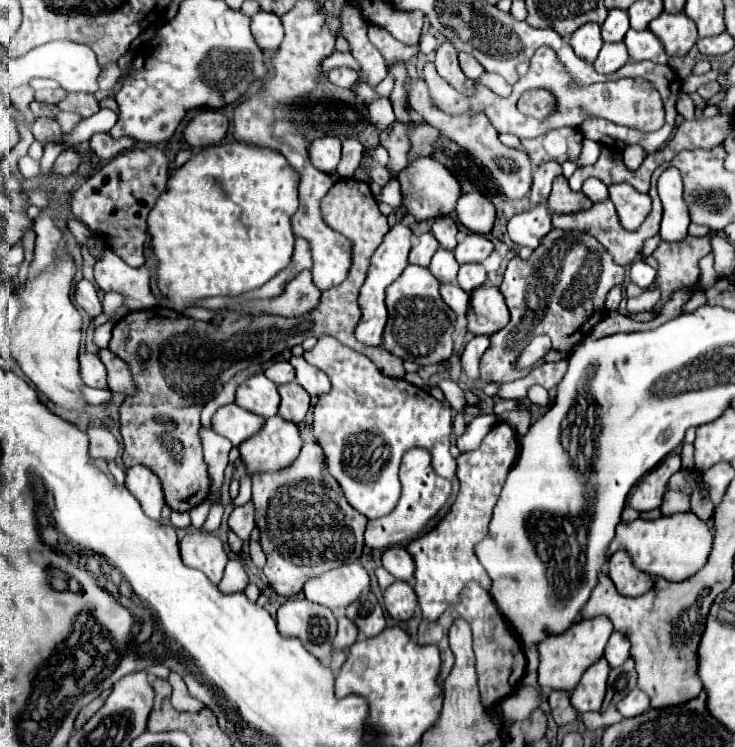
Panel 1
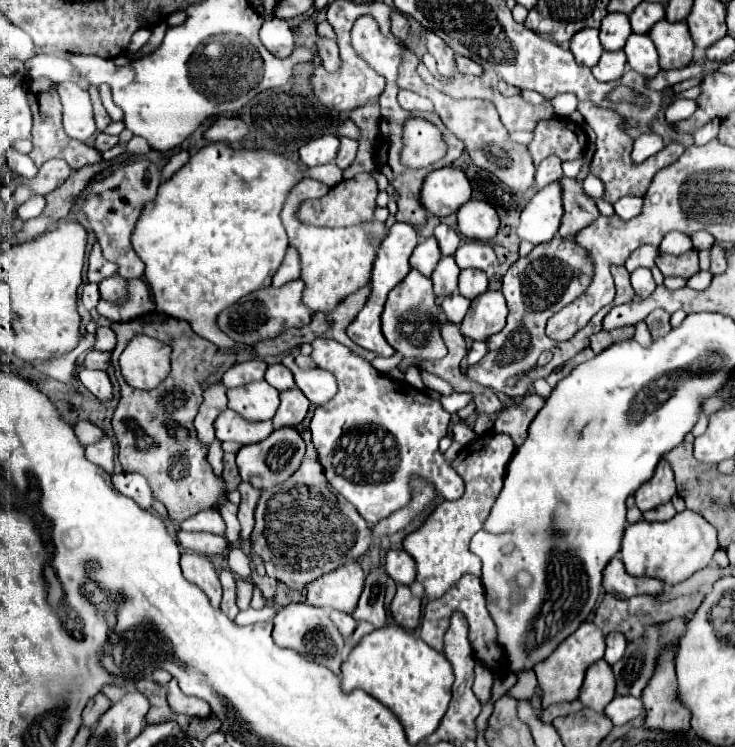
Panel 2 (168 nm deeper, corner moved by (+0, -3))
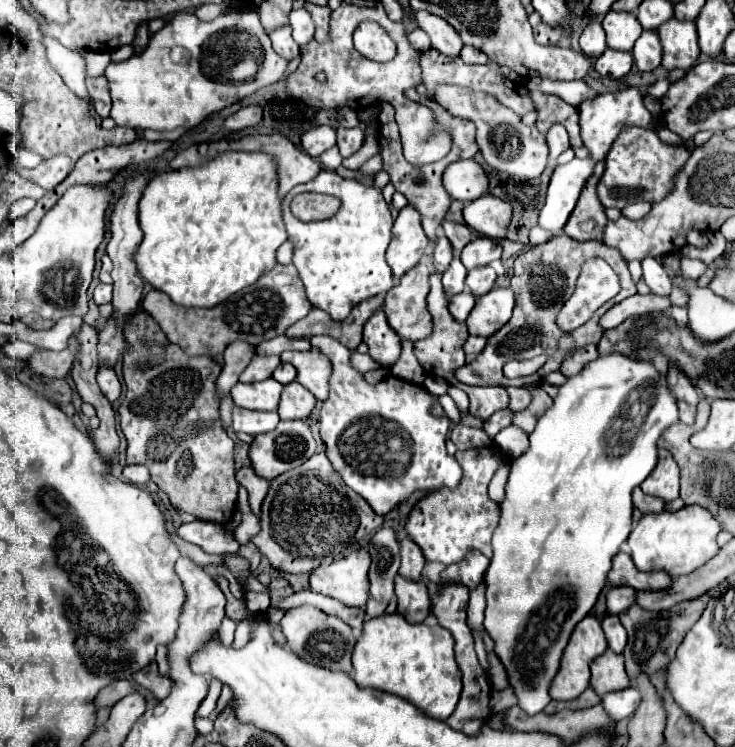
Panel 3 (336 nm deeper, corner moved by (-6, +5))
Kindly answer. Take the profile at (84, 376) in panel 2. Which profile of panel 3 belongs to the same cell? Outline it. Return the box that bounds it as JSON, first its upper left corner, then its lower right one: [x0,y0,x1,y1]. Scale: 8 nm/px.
[96,367,120,403]

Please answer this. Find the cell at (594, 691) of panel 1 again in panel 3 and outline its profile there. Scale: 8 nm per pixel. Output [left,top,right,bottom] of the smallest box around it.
[590,649,630,695]

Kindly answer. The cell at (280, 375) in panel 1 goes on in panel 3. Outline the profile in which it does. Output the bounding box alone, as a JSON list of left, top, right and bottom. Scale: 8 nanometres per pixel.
[272,363,296,385]

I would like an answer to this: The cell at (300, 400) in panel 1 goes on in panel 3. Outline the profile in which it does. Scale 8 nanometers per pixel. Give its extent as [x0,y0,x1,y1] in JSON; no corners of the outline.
[278,381,316,421]

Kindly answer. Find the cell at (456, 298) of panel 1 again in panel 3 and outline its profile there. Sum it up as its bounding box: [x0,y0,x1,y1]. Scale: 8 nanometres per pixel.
[450,289,476,321]

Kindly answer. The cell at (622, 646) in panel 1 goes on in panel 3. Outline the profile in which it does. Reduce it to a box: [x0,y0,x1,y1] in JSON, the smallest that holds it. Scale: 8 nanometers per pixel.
[602,615,626,653]

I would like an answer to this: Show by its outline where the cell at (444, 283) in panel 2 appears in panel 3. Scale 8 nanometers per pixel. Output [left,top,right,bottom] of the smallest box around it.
[442,255,468,299]

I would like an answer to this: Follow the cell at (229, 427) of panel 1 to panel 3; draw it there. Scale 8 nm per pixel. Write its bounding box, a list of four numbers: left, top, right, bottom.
[234,407,280,435]

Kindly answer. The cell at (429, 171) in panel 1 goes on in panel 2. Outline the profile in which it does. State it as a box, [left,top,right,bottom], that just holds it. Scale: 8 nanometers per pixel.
[420,167,472,217]

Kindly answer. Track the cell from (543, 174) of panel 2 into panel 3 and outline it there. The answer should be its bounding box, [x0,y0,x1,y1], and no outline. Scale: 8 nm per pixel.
[546,123,570,169]

